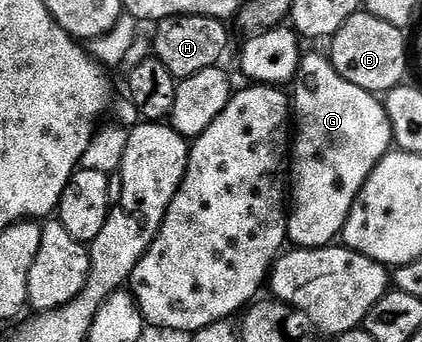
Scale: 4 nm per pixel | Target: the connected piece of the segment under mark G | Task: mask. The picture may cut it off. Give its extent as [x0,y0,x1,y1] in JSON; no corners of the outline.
[287,54,393,248]

